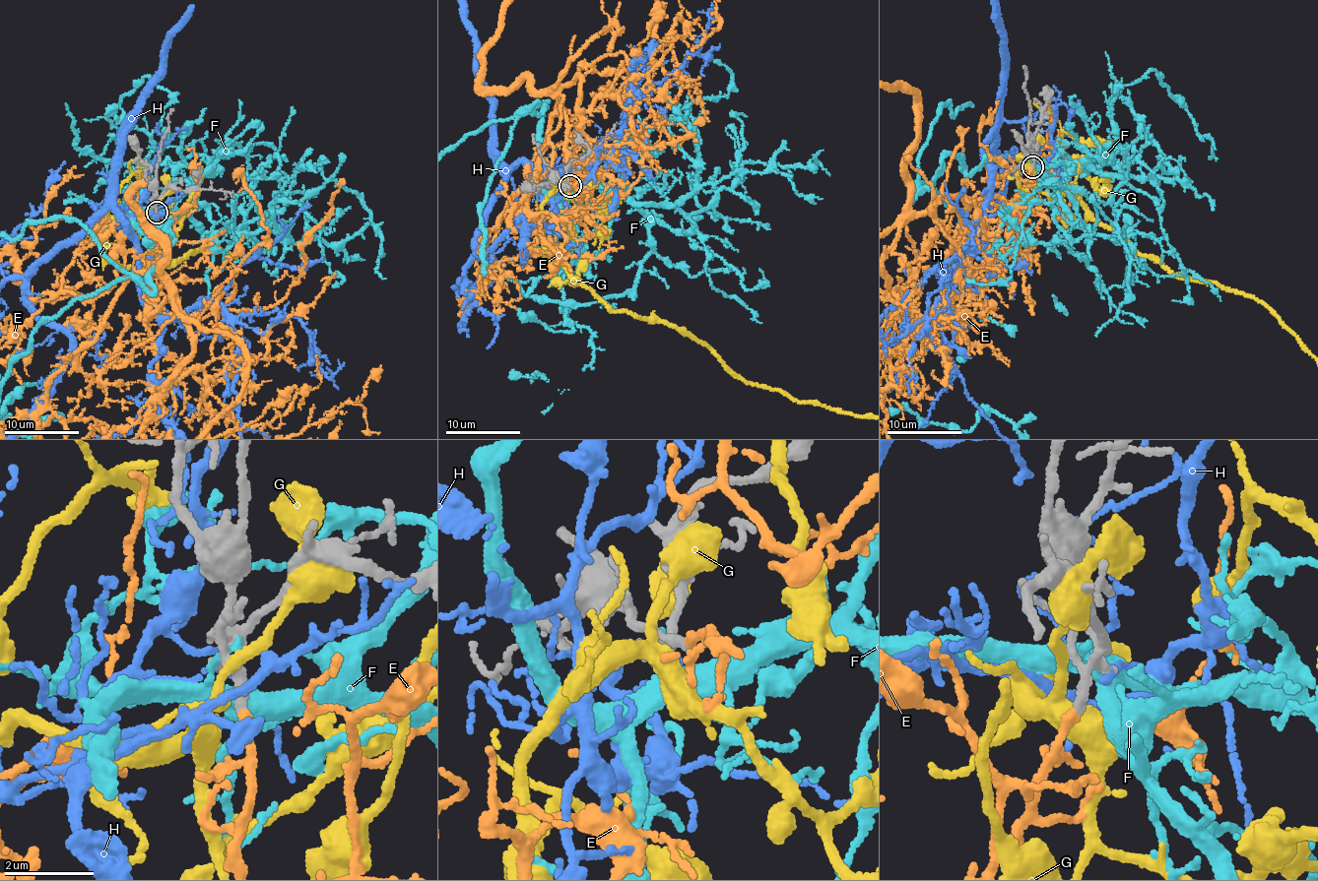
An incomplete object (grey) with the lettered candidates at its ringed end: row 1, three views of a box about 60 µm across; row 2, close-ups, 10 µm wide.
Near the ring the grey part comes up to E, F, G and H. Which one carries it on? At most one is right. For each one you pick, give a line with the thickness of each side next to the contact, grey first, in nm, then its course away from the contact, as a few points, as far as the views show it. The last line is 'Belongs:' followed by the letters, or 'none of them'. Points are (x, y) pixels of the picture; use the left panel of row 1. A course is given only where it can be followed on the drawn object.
E: Thickness 140 nm (grey) against 200 nm
Belongs: E

